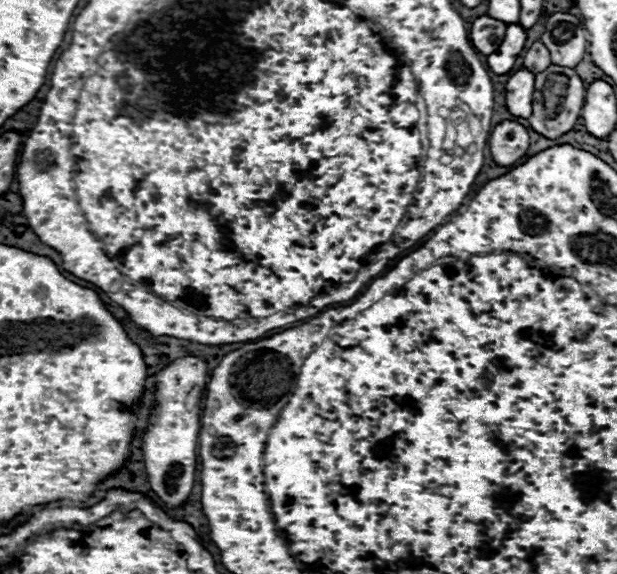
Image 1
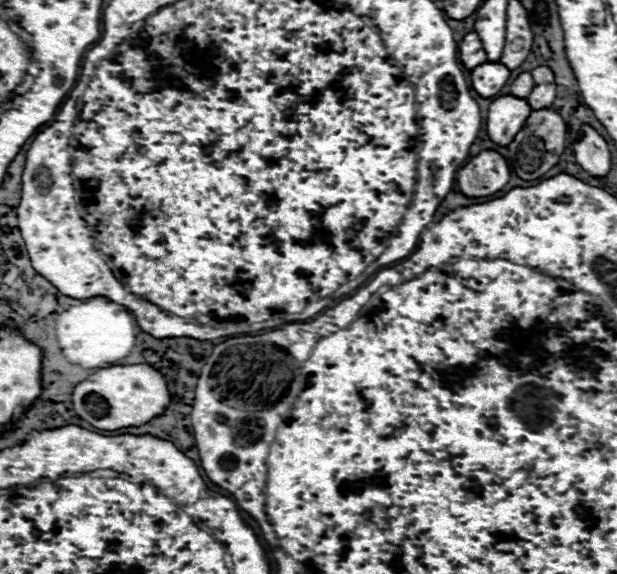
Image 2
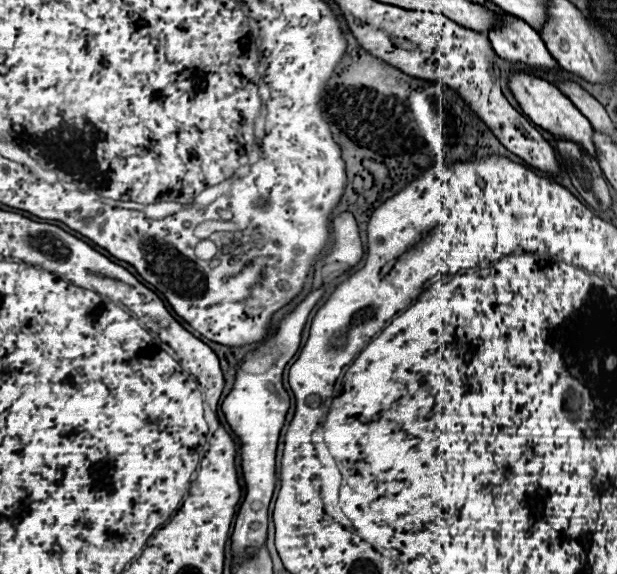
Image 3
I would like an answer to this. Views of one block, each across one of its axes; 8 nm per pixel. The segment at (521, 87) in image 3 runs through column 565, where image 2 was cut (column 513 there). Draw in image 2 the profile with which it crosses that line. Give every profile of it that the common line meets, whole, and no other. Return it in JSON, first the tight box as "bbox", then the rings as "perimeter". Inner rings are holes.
{"bbox":[486,94,530,146],"perimeter":[[[510,94],[496,98],[486,112],[486,130],[490,140],[500,146],[510,144],[528,116],[530,104],[526,98],[516,98]]]}

